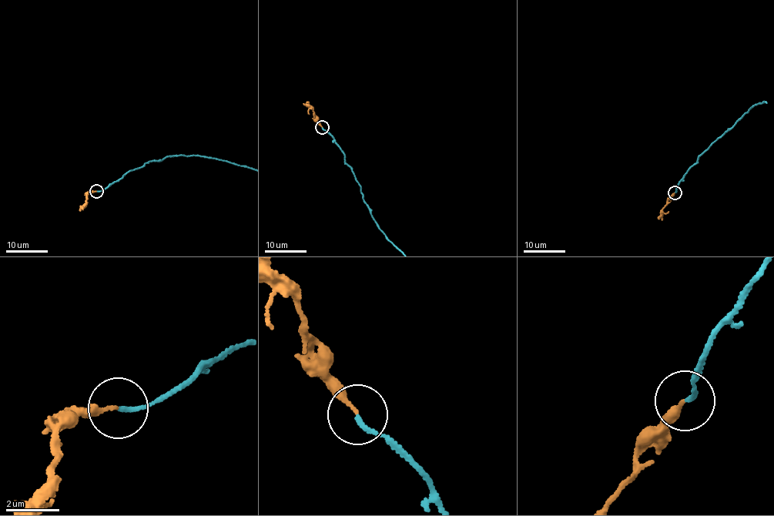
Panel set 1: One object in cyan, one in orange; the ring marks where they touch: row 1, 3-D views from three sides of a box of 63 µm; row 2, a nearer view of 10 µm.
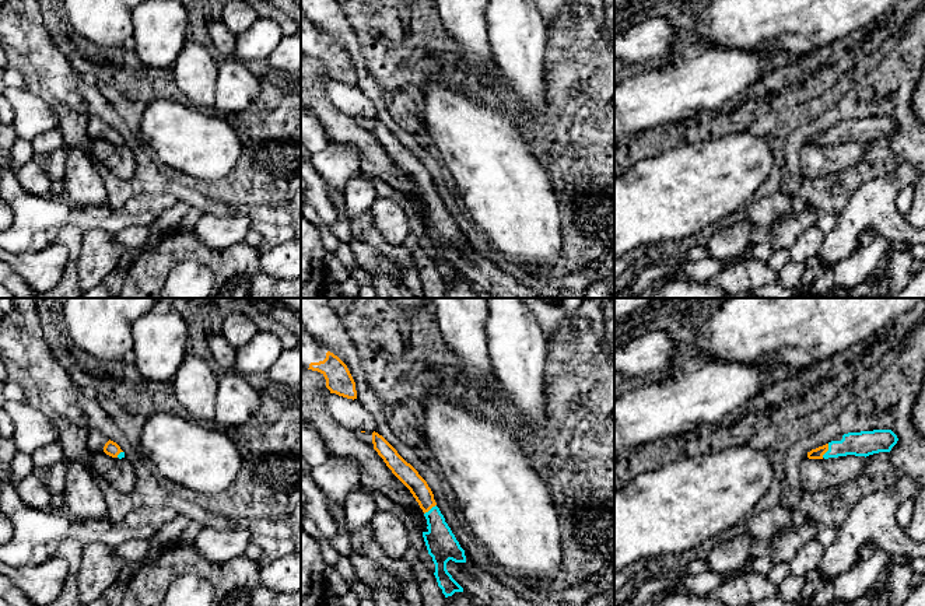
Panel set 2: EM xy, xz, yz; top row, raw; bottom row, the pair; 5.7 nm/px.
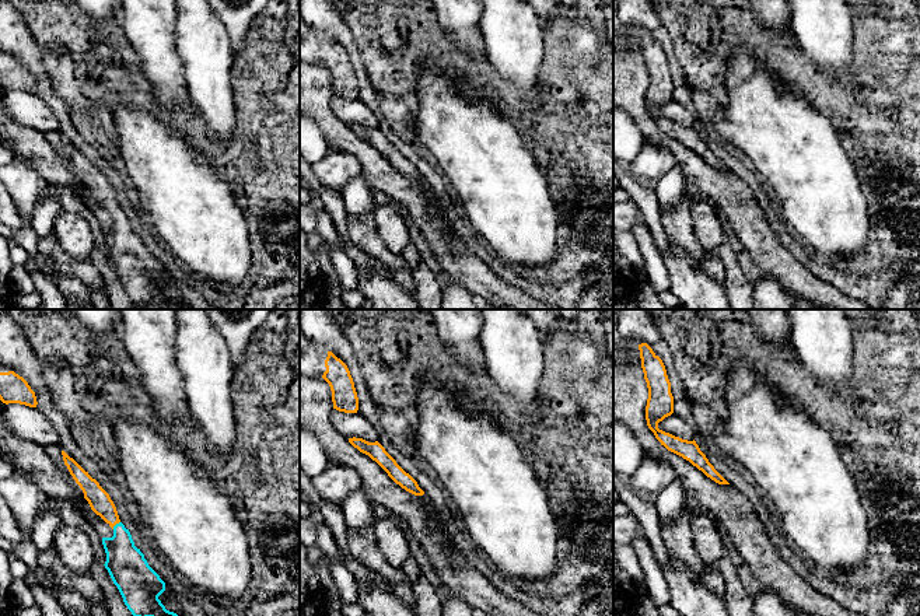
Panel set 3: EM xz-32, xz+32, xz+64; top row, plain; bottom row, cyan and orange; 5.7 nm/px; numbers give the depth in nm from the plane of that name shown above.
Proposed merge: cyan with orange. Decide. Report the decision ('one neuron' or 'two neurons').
one neuron

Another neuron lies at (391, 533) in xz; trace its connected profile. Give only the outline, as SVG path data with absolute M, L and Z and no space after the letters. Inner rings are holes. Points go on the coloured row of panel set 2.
M376 511L371 526L385 554L392 558L403 558L410 549L407 530L403 522L392 512Z

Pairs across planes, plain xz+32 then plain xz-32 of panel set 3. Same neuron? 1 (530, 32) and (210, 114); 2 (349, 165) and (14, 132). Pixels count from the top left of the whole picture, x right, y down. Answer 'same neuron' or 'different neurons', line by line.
1: same neuron
2: different neurons

